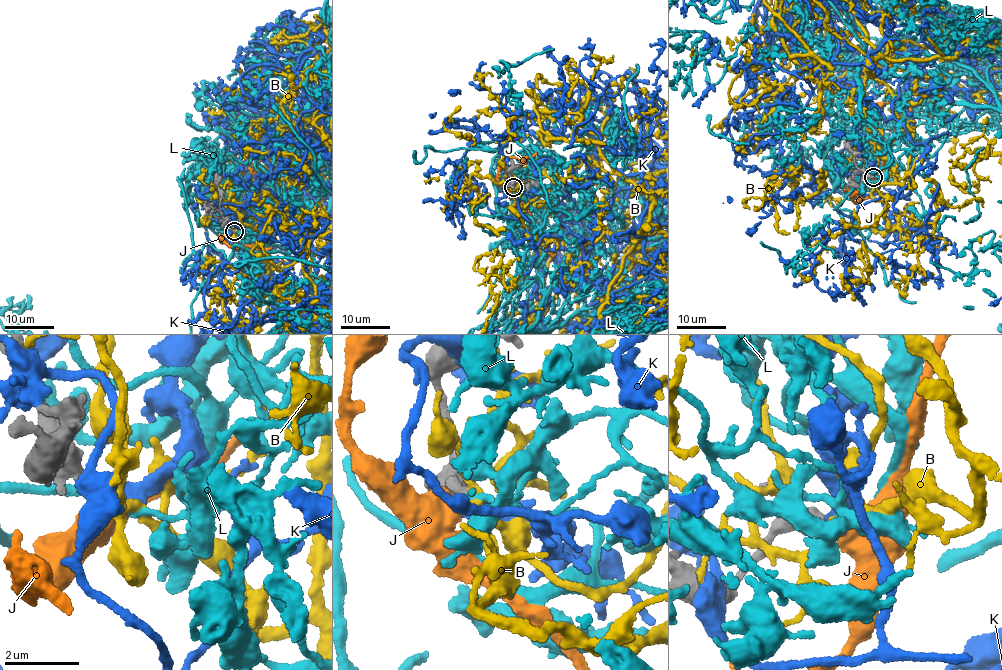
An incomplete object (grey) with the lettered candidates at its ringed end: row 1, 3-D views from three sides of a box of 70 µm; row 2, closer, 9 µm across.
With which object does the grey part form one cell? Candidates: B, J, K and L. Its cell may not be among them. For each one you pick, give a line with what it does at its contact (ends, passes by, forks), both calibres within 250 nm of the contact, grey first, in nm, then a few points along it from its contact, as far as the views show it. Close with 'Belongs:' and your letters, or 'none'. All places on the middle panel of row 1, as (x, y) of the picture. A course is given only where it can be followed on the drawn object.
L: It ends there. Thickness 280 nm (grey) against 130 nm
Belongs: L

